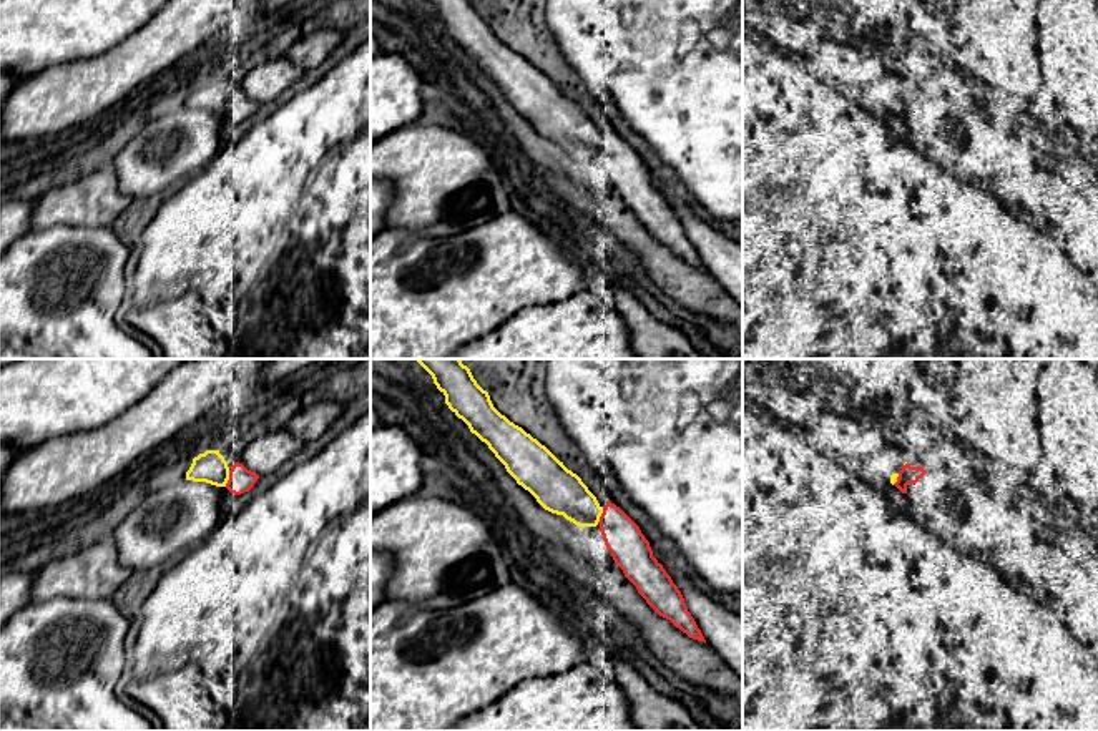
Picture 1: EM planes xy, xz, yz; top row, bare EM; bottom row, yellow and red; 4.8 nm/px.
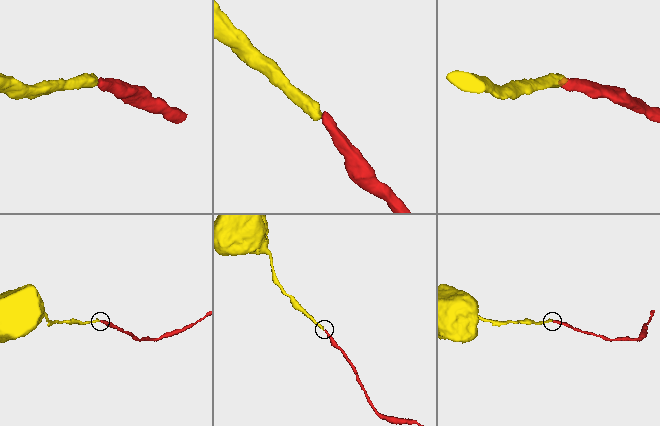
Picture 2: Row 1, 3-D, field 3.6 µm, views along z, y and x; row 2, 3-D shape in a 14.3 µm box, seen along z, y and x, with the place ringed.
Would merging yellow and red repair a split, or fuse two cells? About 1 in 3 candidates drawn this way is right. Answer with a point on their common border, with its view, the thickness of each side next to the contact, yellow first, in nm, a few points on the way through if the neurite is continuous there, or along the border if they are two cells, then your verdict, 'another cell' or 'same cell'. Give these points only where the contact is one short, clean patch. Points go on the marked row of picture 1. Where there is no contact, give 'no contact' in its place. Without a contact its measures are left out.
contact xy (228, 479); calibres 150 and 120 nm; same cell

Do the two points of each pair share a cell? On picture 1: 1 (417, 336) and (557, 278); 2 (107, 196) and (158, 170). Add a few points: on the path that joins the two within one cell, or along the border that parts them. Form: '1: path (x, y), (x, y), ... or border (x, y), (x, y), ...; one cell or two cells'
1: path (452, 301), (479, 278), (522, 278); one cell
2: border (108, 165), (113, 170), (117, 186), (132, 198); two cells

